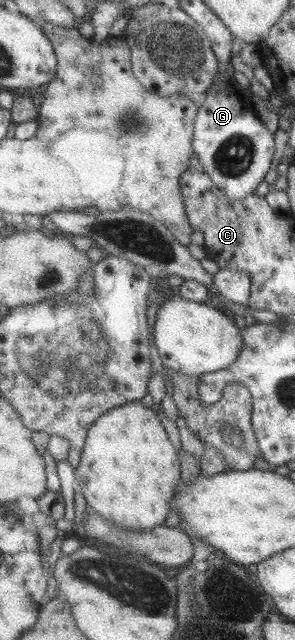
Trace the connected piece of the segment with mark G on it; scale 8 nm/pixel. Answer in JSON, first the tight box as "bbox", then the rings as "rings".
{"bbox":[192,83,273,200],"rings":[[[213,83],[207,87],[205,98],[197,106],[193,123],[192,151],[197,156],[201,169],[229,200],[243,200],[263,180],[273,162],[273,134],[263,125],[248,101],[241,94],[233,94],[229,89],[218,89]]]}

